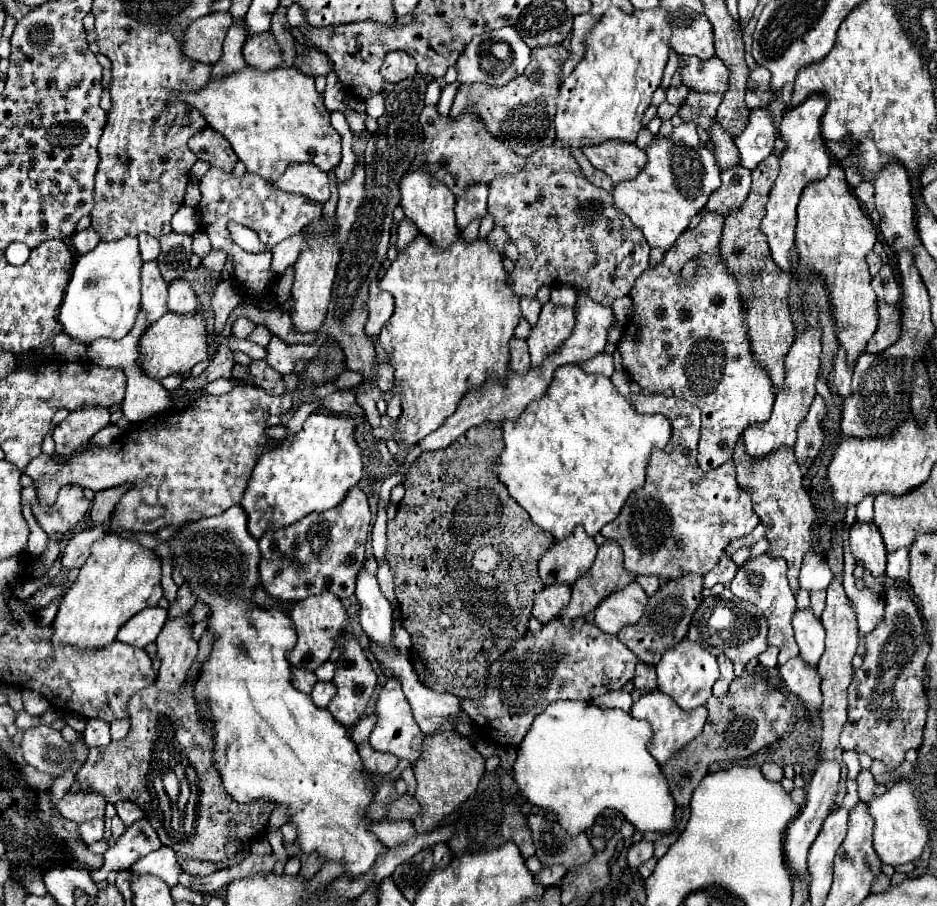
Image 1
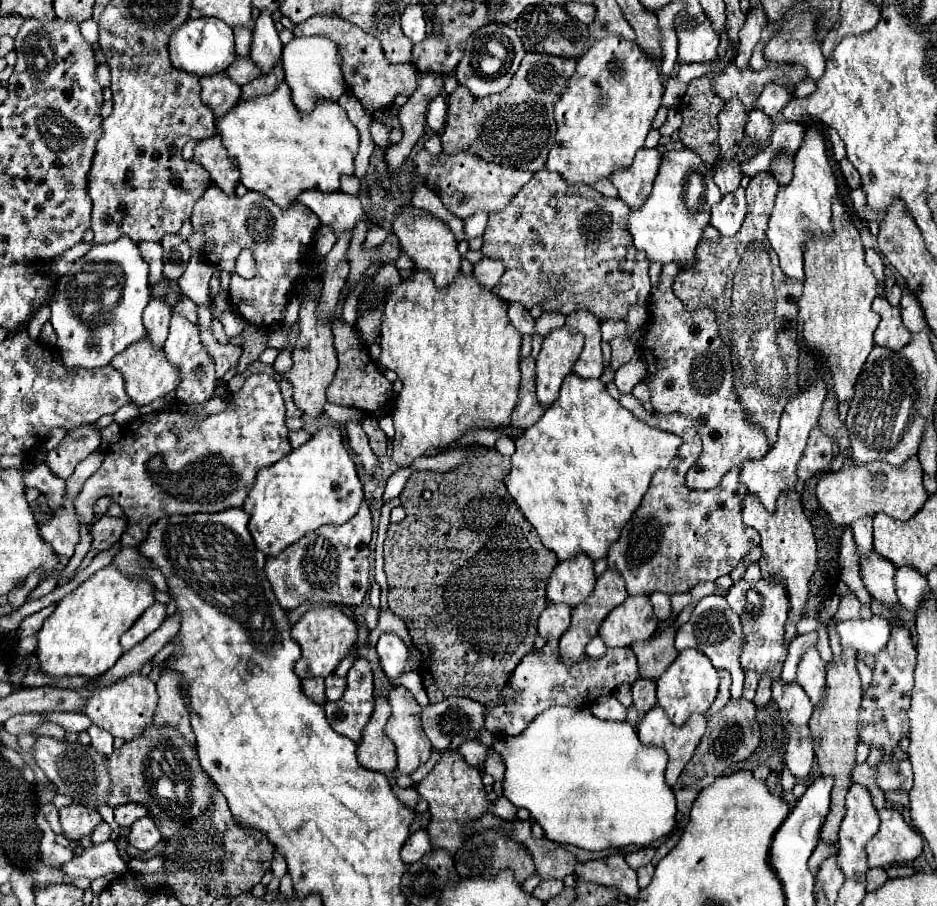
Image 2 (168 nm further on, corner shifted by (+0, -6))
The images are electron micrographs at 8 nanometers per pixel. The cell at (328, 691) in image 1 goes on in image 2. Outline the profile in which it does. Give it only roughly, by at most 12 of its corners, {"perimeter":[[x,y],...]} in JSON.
{"perimeter":[[326,678],[326,700],[336,702],[346,690],[346,678]]}

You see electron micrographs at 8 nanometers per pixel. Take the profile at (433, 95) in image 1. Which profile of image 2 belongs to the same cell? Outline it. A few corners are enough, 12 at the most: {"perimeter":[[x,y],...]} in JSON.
{"perimeter":[[446,98],[428,108],[428,128],[440,132],[446,118]]}

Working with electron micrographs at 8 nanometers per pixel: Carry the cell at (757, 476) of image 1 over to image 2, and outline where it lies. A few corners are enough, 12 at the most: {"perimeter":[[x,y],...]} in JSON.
{"perimeter":[[752,494],[744,524],[760,534],[762,576],[790,600],[786,644],[804,616],[816,540],[800,496],[770,514]]}

